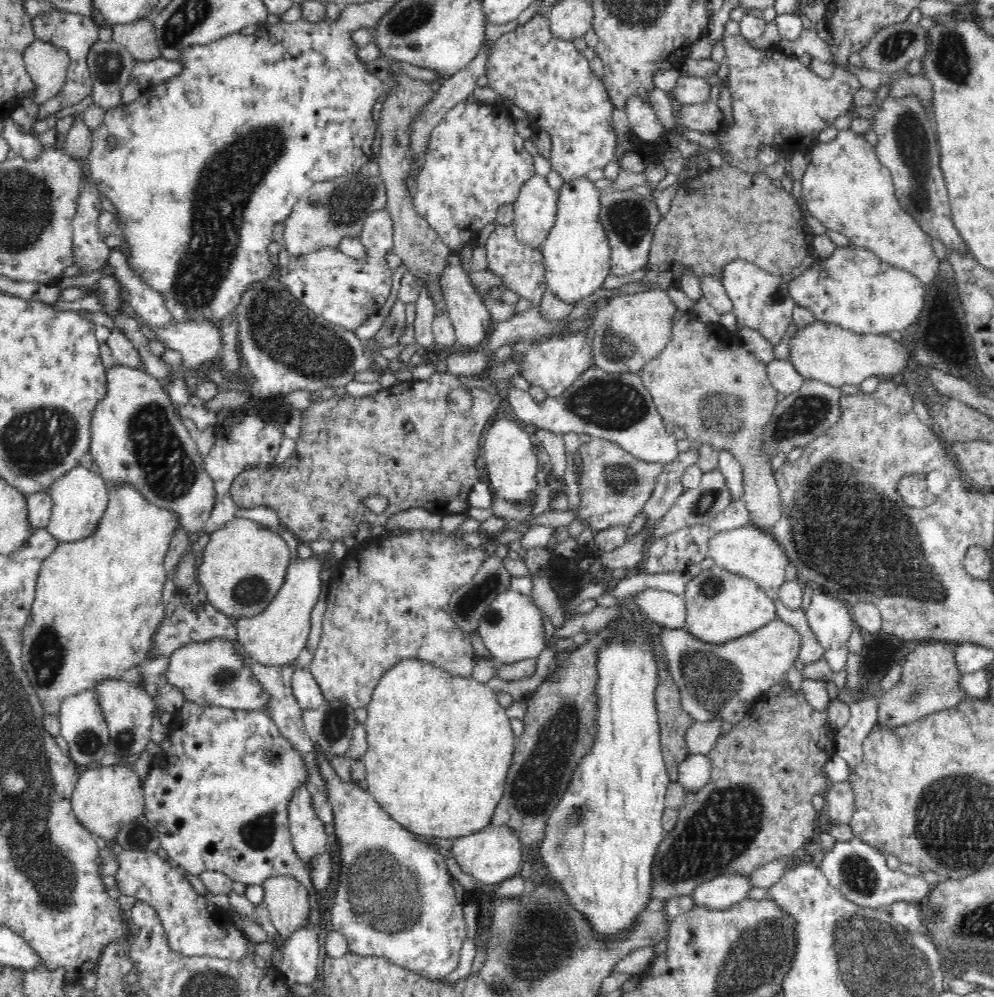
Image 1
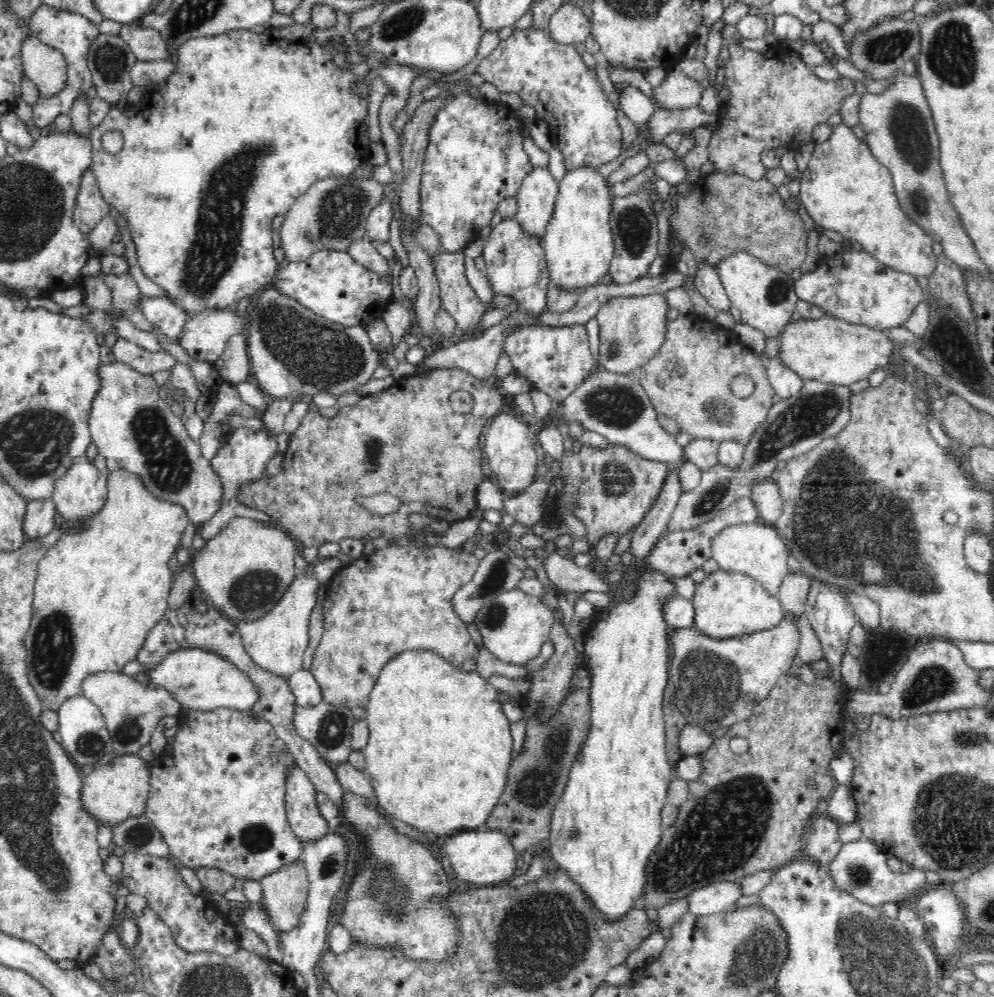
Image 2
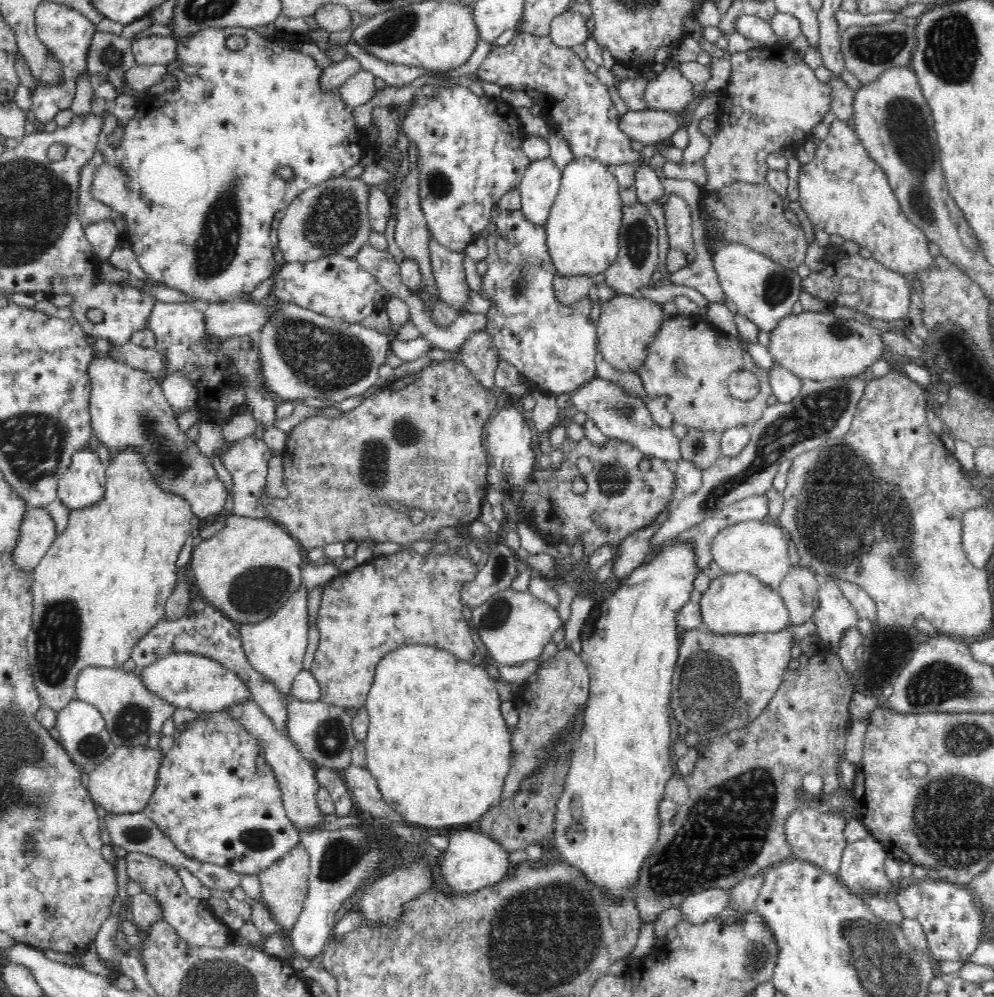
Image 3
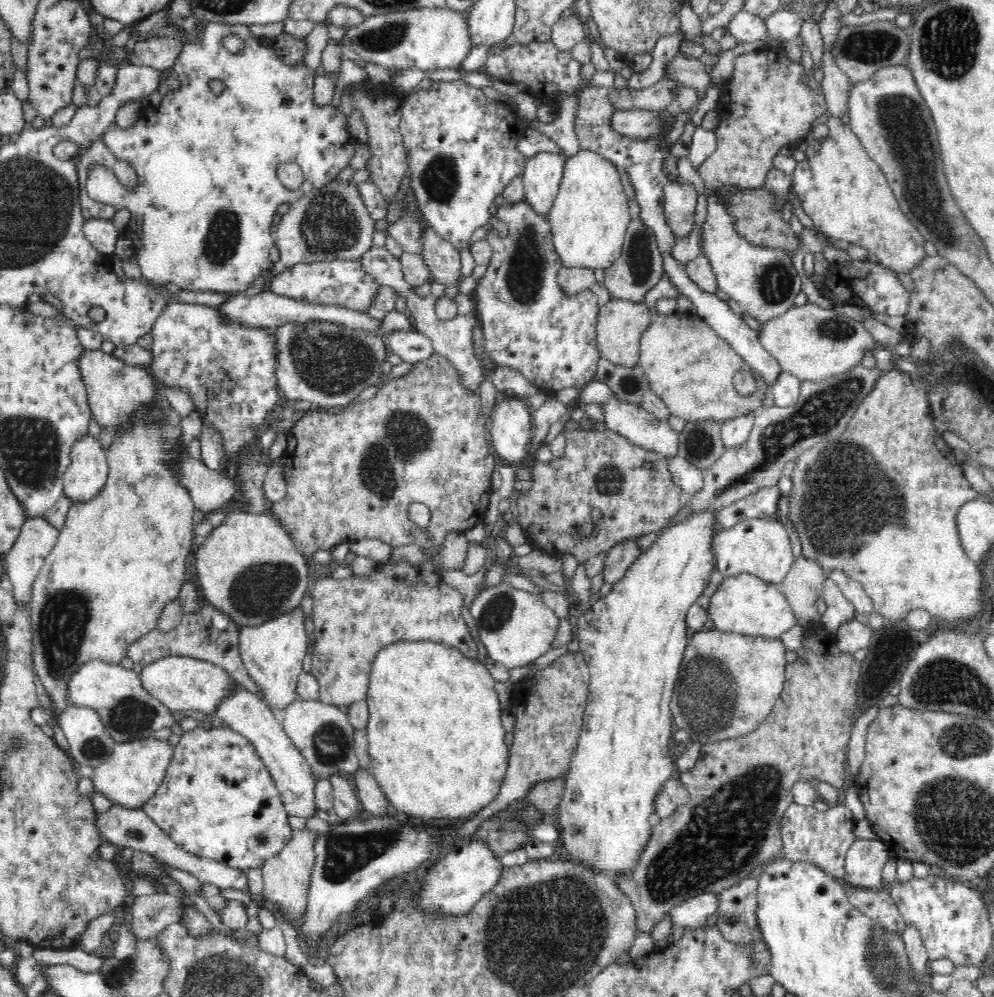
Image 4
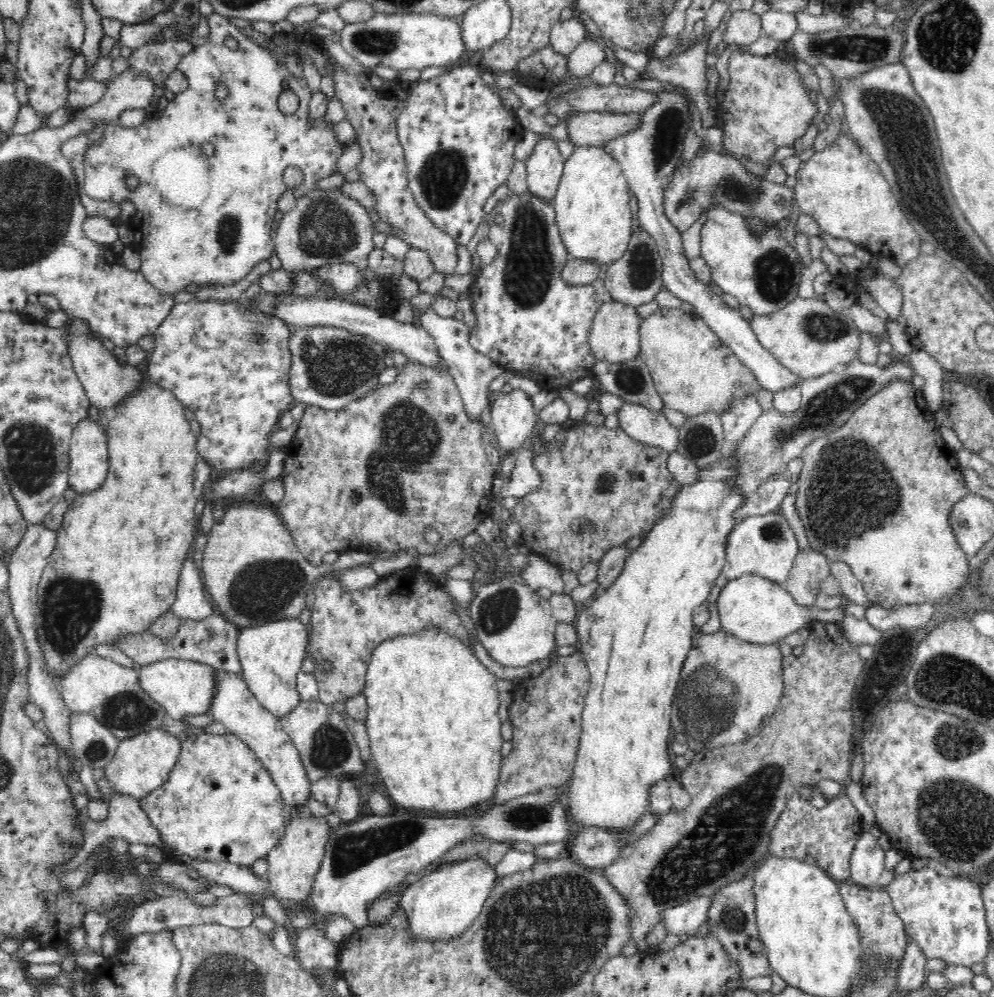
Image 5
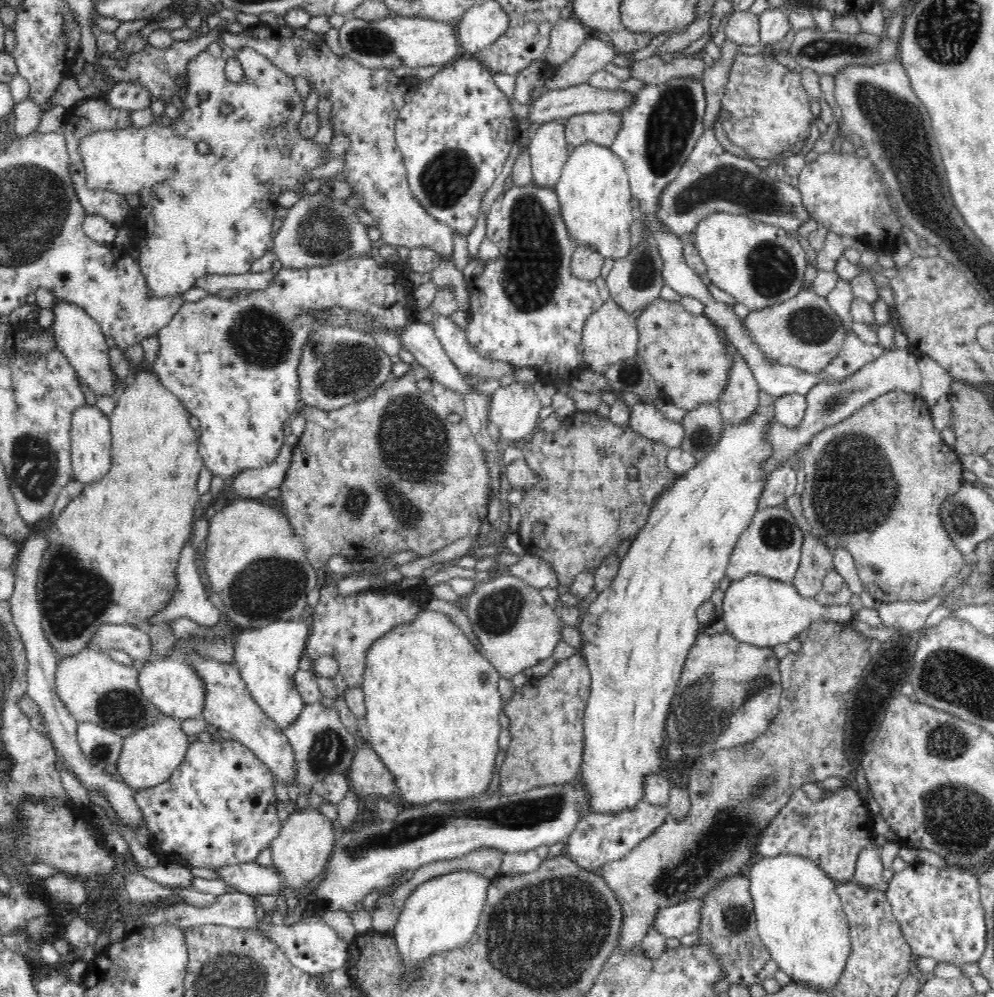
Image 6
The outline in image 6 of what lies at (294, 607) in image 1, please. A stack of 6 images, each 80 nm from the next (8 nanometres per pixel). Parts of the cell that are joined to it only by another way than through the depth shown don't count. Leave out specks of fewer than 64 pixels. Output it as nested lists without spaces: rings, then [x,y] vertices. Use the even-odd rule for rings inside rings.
[[[283,620],[260,628],[240,629],[234,648],[236,667],[256,703],[280,727],[284,728],[295,719],[305,705],[295,687],[295,674],[300,668],[300,658],[305,654],[308,624],[296,620]]]

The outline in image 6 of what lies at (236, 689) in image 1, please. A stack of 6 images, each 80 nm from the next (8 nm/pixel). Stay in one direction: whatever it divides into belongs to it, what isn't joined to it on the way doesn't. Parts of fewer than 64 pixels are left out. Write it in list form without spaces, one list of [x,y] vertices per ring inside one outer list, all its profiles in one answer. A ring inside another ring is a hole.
[[[168,656],[145,663],[138,671],[138,684],[144,697],[156,705],[165,716],[175,720],[197,719],[204,712],[207,688],[203,677],[188,661]]]

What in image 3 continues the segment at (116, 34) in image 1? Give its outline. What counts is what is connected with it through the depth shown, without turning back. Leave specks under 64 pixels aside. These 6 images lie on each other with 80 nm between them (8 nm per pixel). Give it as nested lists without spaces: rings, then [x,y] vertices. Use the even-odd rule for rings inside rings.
[[[159,30],[141,32],[131,40],[136,64],[168,65],[176,58],[177,41]]]

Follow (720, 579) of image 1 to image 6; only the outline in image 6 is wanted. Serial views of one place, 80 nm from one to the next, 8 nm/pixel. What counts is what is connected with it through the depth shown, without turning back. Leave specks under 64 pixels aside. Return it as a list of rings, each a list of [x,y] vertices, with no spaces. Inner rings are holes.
[[[748,575],[734,580],[724,592],[720,616],[736,640],[757,647],[774,647],[788,643],[818,620],[847,623],[854,615],[849,604],[823,605],[812,598],[802,598],[792,584],[762,575]]]

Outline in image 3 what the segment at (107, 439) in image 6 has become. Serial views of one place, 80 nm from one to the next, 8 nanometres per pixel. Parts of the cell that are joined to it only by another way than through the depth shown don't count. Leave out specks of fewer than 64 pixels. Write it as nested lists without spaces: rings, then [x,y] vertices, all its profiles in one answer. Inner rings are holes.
[[[91,448],[76,453],[71,458],[68,470],[59,478],[57,499],[69,512],[96,506],[106,492],[106,469]]]

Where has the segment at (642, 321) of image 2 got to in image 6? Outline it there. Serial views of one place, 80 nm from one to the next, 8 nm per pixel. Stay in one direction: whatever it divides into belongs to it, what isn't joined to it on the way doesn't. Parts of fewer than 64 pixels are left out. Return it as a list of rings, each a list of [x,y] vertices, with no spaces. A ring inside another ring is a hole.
[[[609,299],[604,302],[599,310],[590,316],[583,331],[584,360],[587,368],[592,372],[601,373],[608,366],[623,360],[634,358],[639,350],[638,323],[620,305]]]

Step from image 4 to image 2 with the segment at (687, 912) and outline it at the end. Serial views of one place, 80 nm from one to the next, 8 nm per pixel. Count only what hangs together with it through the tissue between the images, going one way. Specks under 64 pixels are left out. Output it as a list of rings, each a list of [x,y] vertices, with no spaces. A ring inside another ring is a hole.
[[[714,881],[696,888],[686,899],[688,910],[697,916],[706,916],[731,911],[740,896],[743,896],[741,882]]]

